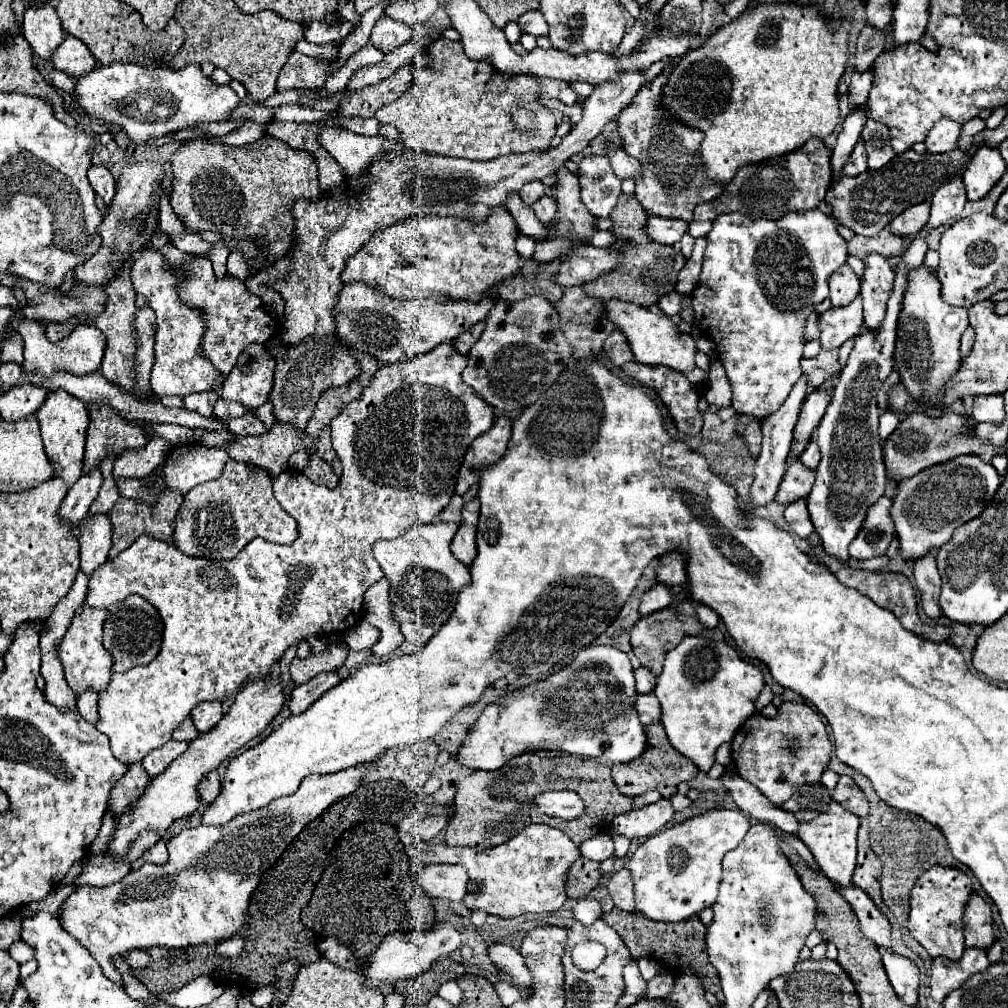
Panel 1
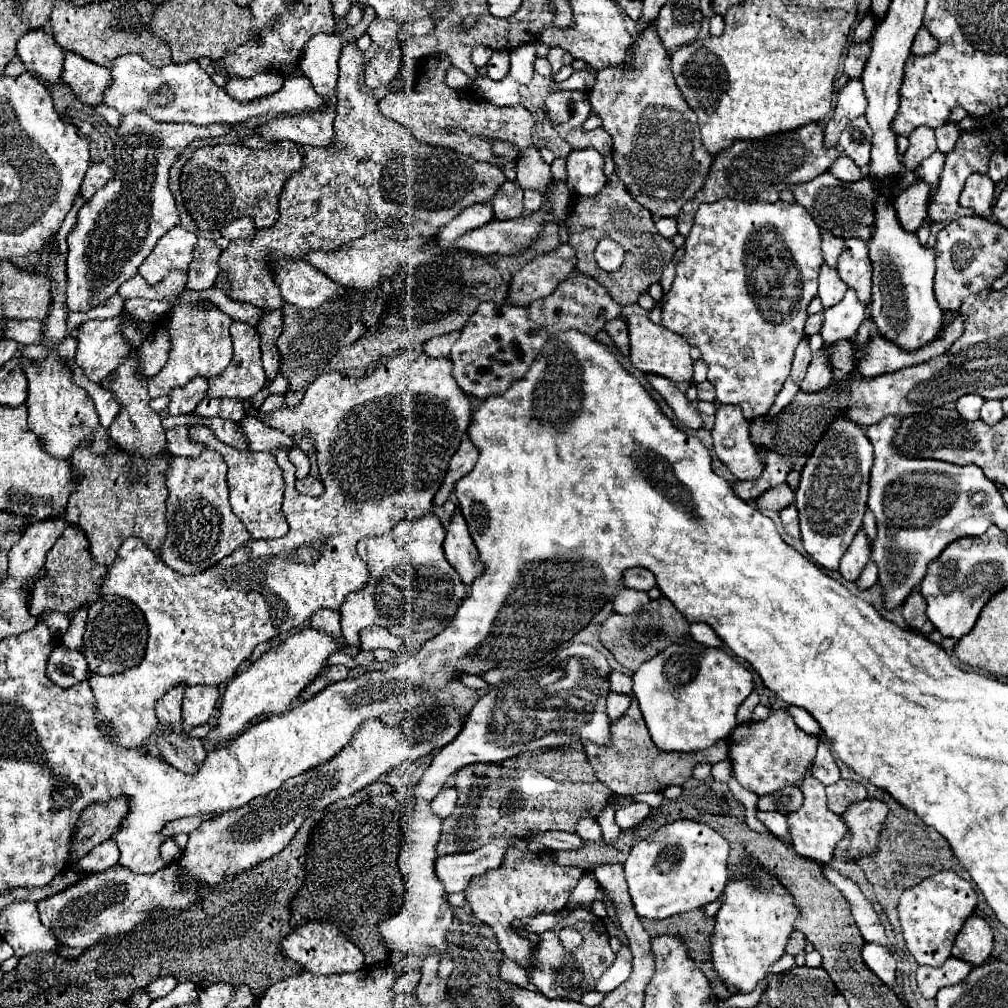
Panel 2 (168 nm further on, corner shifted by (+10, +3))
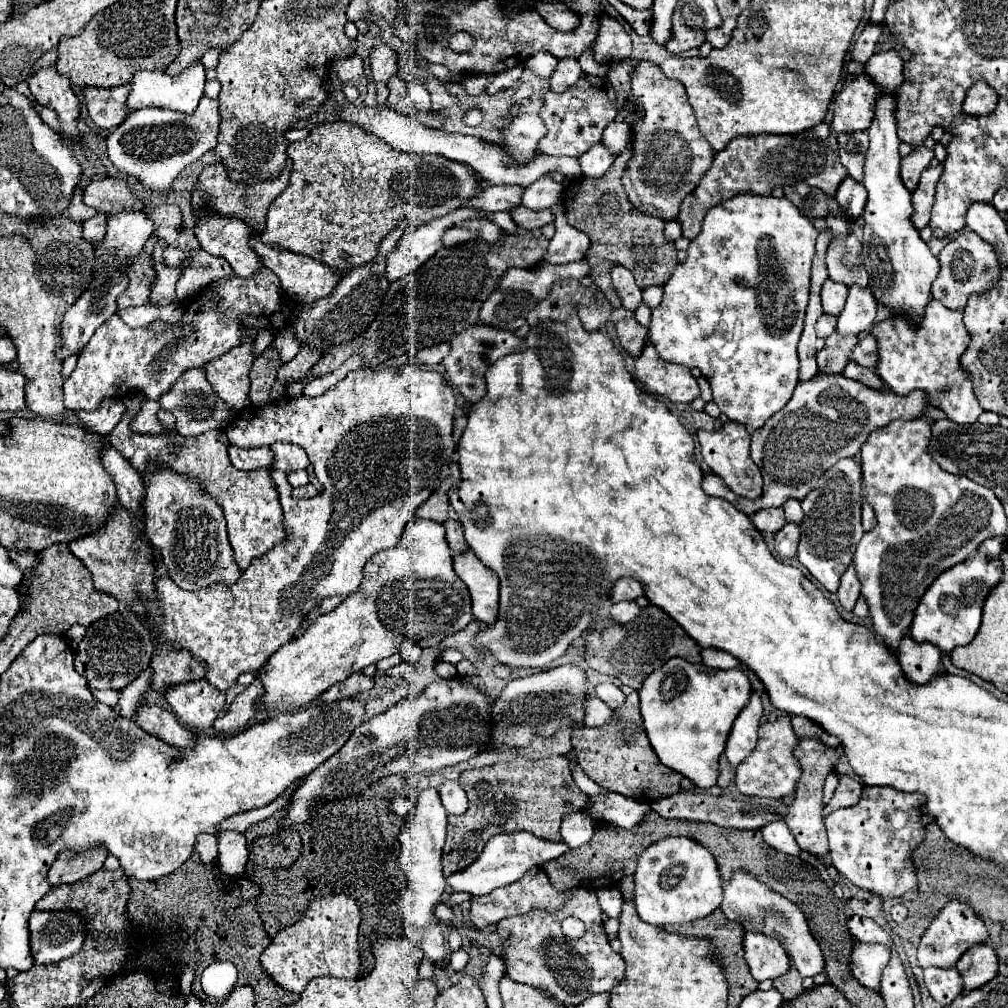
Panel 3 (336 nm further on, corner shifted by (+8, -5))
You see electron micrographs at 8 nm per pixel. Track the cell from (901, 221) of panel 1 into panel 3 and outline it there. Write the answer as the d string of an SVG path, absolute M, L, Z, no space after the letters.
M942 165L924 169L922 171L922 177L920 177L920 183L918 183L916 191L912 193L912 207L914 207L912 225L916 229L922 229L922 227L928 225L930 209L932 209L934 193L936 193L936 181L938 181L940 173L942 173Z

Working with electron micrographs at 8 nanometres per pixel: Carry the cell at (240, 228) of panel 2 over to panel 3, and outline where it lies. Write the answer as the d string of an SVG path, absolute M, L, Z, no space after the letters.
M196 215L194 233L200 247L214 257L226 259L238 277L256 275L264 267L260 255L250 247L252 231L240 219Z

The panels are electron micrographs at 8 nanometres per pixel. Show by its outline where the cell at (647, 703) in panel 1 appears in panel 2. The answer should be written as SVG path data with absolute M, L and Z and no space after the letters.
M610 693L608 699L606 699L606 713L608 713L608 717L614 721L620 715L624 715L624 711L628 709L628 703L630 703L630 697L628 695Z

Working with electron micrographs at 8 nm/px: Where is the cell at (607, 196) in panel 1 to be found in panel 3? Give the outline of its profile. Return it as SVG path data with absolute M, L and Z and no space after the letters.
M598 143L594 147L590 147L582 157L580 157L580 167L582 167L582 175L584 177L592 177L592 179L600 179L612 165L614 157L610 155L610 151Z

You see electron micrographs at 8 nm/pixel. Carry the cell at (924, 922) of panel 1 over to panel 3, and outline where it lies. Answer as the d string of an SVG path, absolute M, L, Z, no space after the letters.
M952 899L948 901L938 913L936 917L930 921L930 927L922 933L920 945L918 945L918 963L922 969L934 965L934 967L954 967L956 961L960 959L960 955L964 951L968 951L972 945L984 943L988 939L988 931L984 921L976 915L976 911L962 899Z

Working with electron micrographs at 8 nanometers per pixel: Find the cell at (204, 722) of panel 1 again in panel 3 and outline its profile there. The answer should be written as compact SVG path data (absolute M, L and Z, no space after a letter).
M190 681L168 689L166 701L178 721L192 731L206 731L226 705L224 693L216 691L208 681Z

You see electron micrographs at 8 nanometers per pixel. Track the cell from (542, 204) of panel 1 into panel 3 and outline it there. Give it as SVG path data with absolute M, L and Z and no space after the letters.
M544 175L524 191L522 205L528 209L534 209L534 211L542 211L542 209L548 209L550 205L558 203L560 199L562 199L560 183L552 181L548 175Z

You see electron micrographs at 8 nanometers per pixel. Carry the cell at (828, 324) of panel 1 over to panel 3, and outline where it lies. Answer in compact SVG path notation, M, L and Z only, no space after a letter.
M850 287L846 307L838 315L836 331L850 337L850 335L862 335L864 331L870 331L876 317L876 299L868 289L862 287Z

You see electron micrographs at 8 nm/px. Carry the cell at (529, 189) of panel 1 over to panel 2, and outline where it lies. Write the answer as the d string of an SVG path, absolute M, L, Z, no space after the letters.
M506 181L494 195L494 215L498 219L516 219L522 215L522 187L514 181Z

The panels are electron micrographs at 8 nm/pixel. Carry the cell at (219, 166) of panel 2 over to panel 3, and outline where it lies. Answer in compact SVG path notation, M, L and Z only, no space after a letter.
M290 159L286 161L286 167L282 171L280 177L272 179L272 181L256 181L256 183L244 183L244 181L232 181L228 179L228 171L224 167L224 163L212 163L206 165L194 185L192 191L192 209L194 213L206 213L206 215L222 215L222 217L236 217L246 221L246 225L250 229L254 229L256 233L266 231L266 211L270 207L270 203L286 189L288 185L288 177L292 173L292 163Z

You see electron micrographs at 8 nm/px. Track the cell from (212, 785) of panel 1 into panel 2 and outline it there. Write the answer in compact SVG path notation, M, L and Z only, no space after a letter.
M158 729L156 747L166 763L184 773L194 773L206 755L202 741L184 735L182 729Z

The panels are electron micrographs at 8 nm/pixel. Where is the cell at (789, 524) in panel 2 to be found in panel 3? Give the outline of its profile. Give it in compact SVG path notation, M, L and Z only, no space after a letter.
M786 523L774 537L774 547L782 559L790 559L796 555L800 541L800 527L796 523Z

